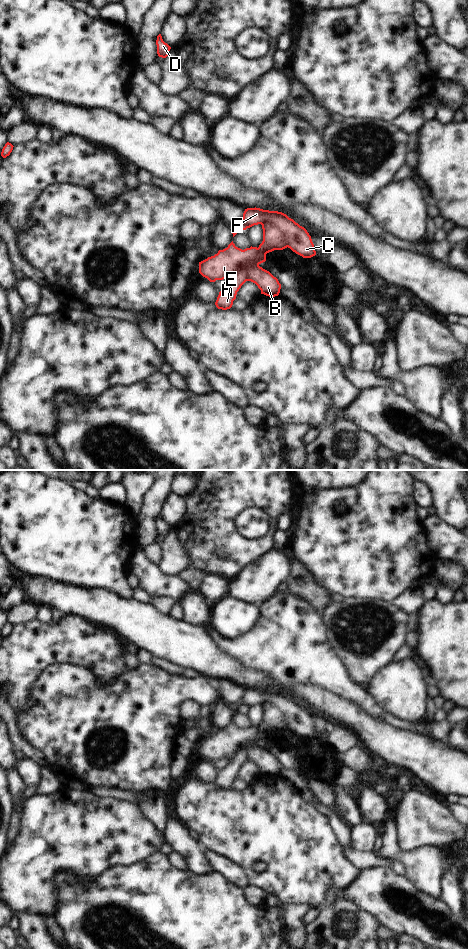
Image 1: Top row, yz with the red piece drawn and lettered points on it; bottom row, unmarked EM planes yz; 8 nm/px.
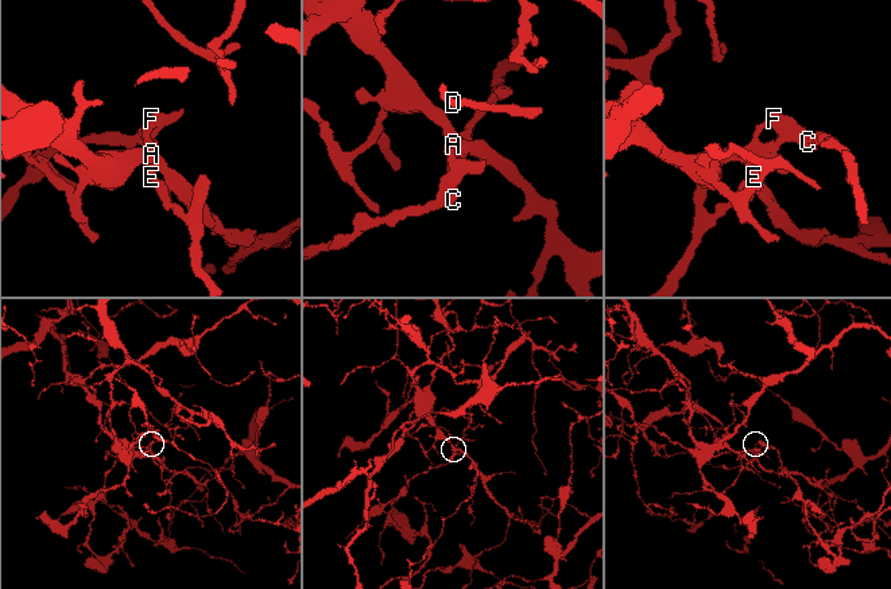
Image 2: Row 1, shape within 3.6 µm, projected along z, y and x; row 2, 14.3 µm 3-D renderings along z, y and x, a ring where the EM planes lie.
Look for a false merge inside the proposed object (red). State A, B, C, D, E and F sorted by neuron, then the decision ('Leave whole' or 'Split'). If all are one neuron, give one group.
Groups: A B C F / D E. Split

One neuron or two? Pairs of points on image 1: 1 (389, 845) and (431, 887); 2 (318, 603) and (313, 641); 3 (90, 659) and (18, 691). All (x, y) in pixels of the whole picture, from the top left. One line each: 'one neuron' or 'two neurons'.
1: one neuron
2: two neurons
3: one neuron

